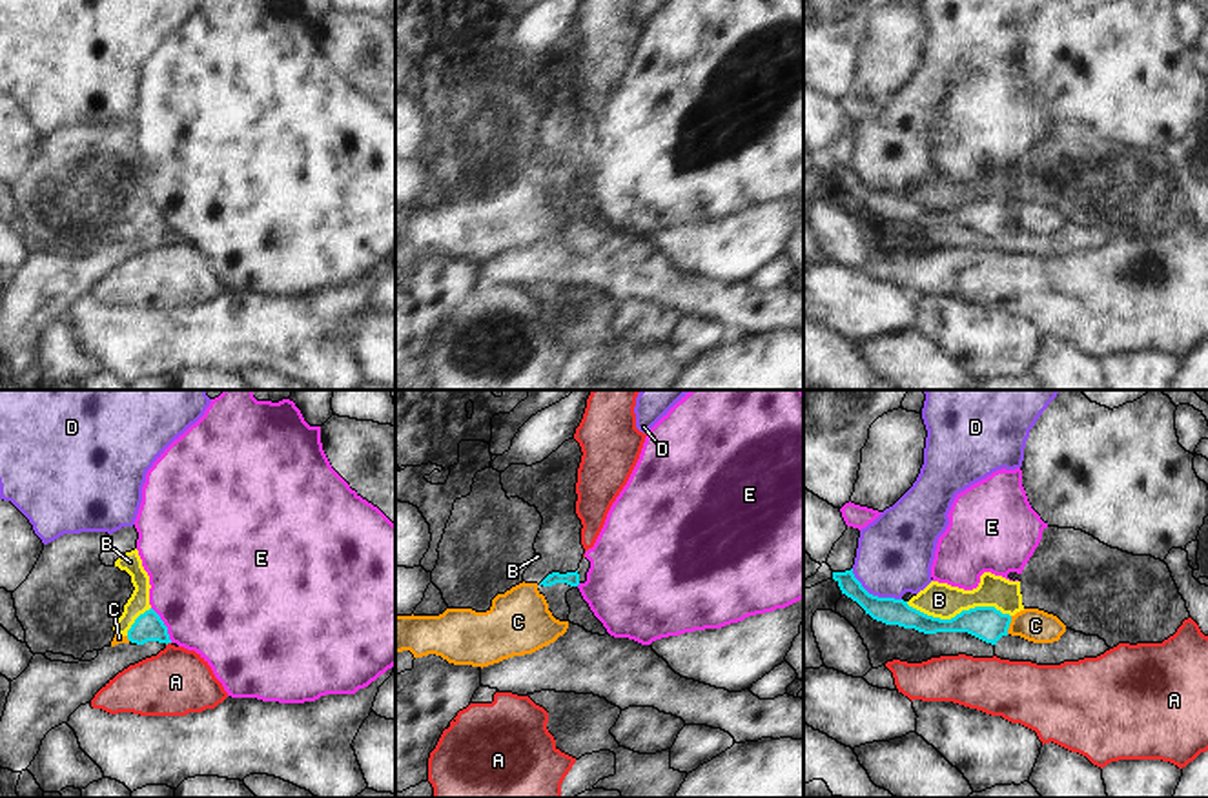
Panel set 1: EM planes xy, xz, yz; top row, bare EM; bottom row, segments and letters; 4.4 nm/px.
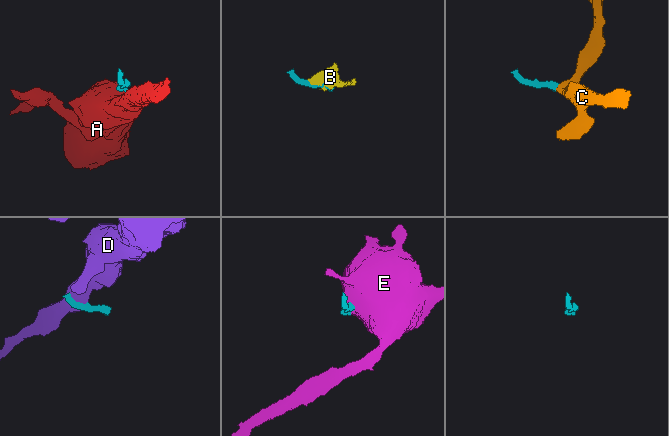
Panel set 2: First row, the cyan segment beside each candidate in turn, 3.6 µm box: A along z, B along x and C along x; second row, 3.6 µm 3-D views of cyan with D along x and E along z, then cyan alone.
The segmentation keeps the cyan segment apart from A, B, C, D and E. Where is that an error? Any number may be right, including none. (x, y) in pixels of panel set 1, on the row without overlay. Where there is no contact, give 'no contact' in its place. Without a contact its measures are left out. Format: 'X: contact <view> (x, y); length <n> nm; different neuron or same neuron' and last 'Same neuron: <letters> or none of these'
A: contact xy (168, 234); length 30 nm; different neuron
B: contact yz (959, 206); length 460 nm; different neuron
C: contact yz (1008, 217); length 80 nm; different neuron
D: contact yz (871, 186); length 260 nm; different neuron
E: contact xy (164, 217); length 180 nm; different neuron
Same neuron: none of these

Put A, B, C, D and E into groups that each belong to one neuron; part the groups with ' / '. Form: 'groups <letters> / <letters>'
groups A / B / C / D / E

